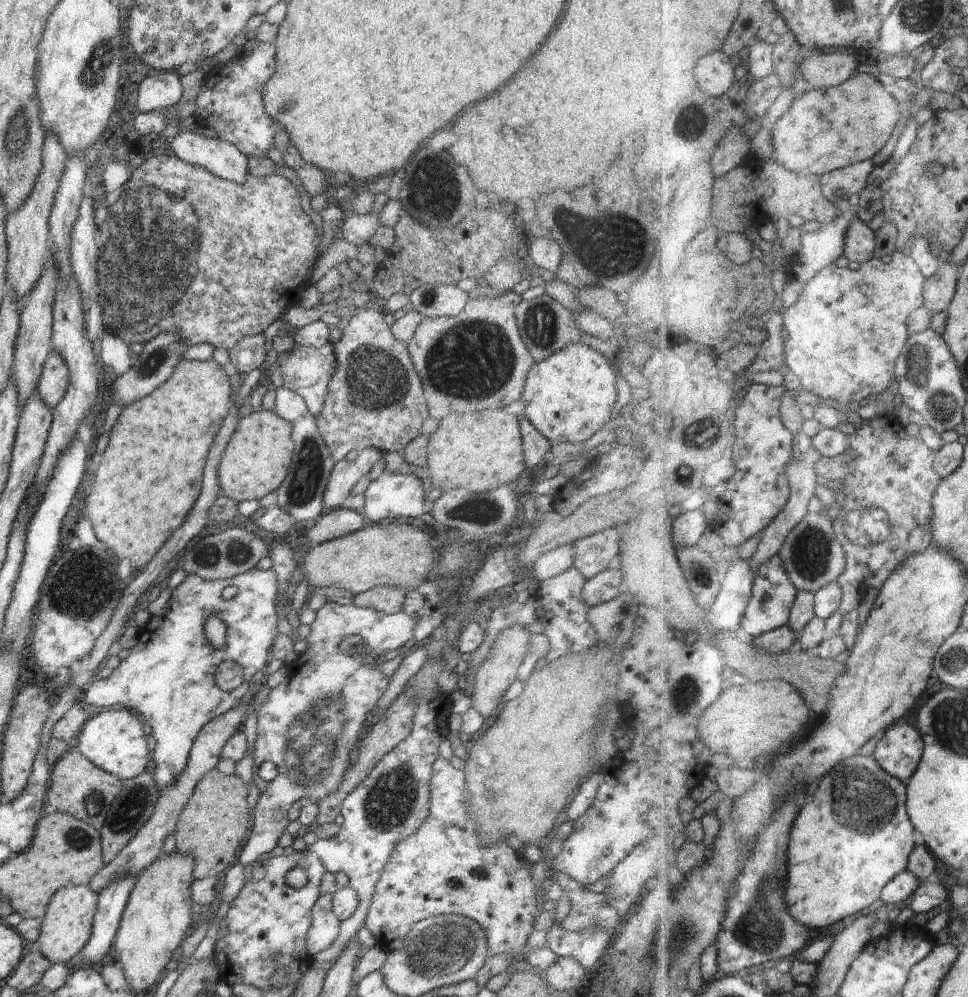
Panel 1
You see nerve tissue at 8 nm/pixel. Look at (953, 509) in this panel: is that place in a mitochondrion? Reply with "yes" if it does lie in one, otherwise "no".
no

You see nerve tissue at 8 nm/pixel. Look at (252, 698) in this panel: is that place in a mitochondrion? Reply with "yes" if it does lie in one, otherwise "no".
no

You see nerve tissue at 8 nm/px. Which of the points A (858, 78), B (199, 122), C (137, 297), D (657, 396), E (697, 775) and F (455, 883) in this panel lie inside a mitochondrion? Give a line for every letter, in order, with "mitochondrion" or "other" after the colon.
A: other
B: other
C: mitochondrion
D: other
E: other
F: other

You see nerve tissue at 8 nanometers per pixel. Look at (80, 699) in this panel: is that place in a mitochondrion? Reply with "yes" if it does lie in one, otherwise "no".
no

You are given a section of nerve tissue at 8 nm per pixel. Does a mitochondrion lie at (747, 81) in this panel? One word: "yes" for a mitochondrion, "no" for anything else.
no

